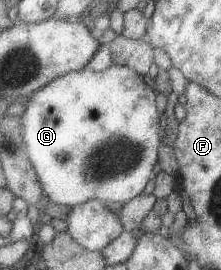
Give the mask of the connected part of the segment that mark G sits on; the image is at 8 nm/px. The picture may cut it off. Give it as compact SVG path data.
M112 65L103 72L95 72L87 66L83 70L67 73L46 87L38 90L35 95L29 97L29 103L25 106L25 111L20 117L22 126L22 145L25 147L26 155L32 164L34 173L38 181L42 184L44 193L49 197L50 202L60 205L68 205L73 208L80 204L85 204L90 200L98 200L105 204L123 203L138 197L145 189L153 167L158 163L158 149L161 143L161 123L160 113L157 110L156 96L154 88L149 87L144 77L138 75L133 69L126 66Z

